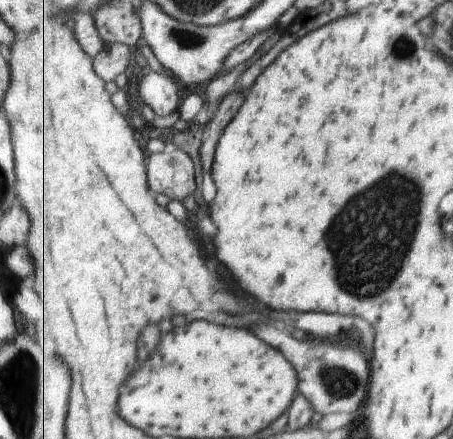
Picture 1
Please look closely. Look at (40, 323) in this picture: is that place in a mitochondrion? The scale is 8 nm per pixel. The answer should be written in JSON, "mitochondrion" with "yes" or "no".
{"mitochondrion":"no"}

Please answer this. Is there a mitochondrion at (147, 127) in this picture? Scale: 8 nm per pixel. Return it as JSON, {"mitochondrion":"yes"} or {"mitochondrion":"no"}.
{"mitochondrion":"no"}

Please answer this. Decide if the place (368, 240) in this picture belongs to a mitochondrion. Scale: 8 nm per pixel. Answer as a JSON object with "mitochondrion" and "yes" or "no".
{"mitochondrion":"yes"}

